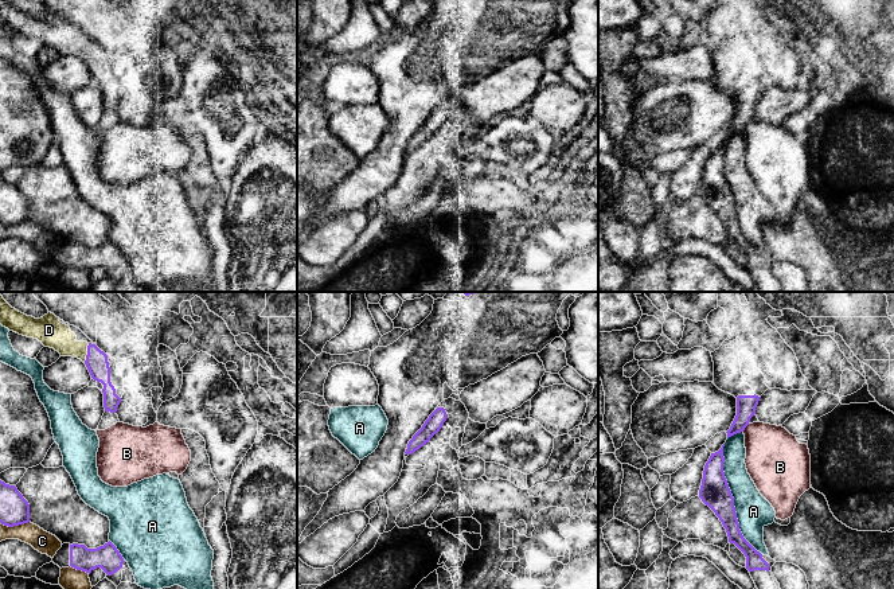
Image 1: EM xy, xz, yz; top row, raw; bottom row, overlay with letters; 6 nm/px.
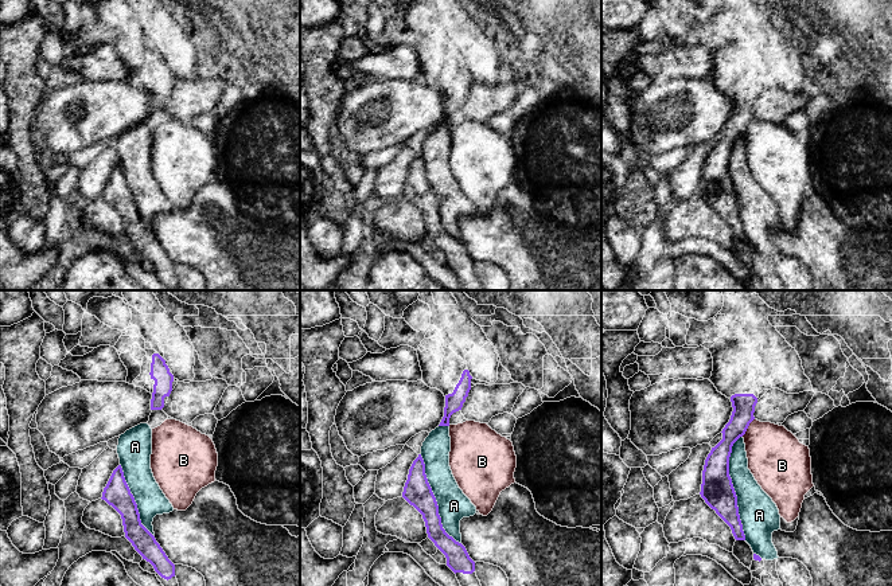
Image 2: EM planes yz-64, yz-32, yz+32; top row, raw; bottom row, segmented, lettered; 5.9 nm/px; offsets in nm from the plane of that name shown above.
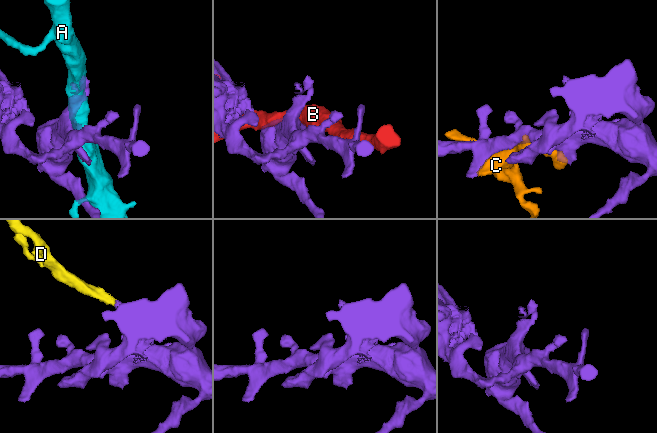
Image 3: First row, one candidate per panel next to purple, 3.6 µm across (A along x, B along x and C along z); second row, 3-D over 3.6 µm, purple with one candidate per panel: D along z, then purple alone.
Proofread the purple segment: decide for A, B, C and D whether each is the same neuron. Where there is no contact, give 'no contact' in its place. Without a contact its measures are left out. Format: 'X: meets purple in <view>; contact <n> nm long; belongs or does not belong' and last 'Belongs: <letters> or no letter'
A: meets purple in yz; contact 700 nm long; does not belong
B: meets purple in yz; contact 60 nm long; does not belong
C: meets purple in xy; contact 130 nm long; does not belong
D: meets purple in xy; contact 120 nm long; belongs
Belongs: D

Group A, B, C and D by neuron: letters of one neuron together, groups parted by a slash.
A / B / C / D

